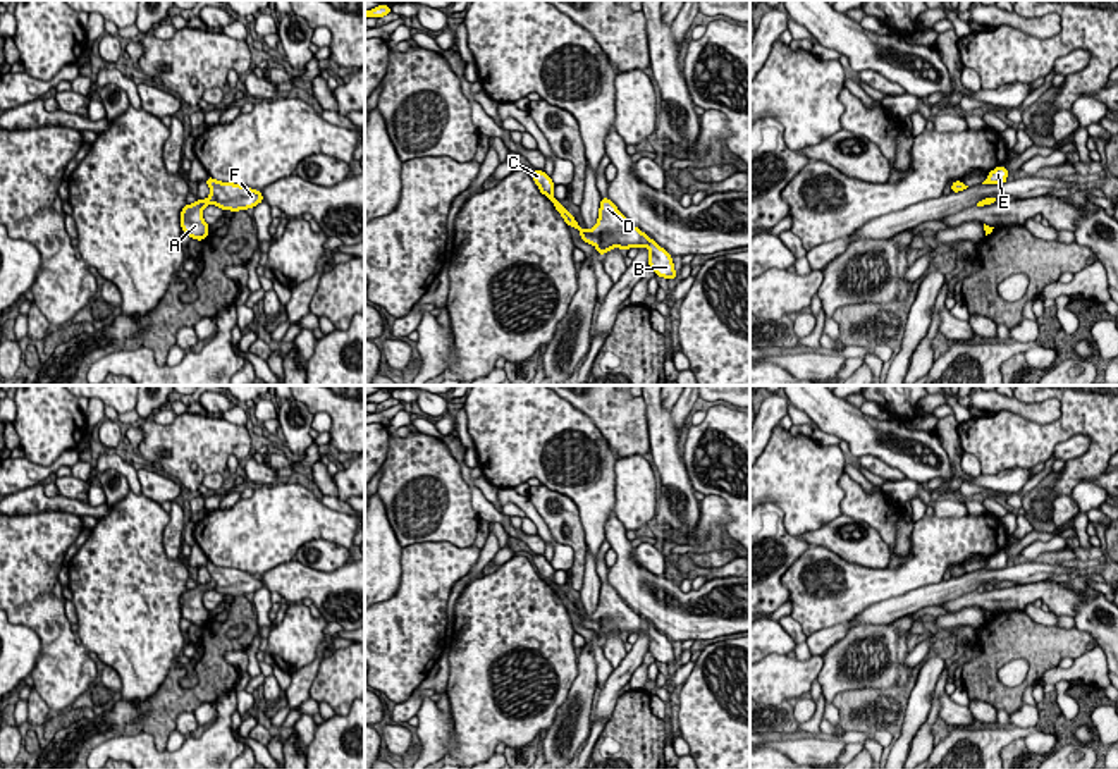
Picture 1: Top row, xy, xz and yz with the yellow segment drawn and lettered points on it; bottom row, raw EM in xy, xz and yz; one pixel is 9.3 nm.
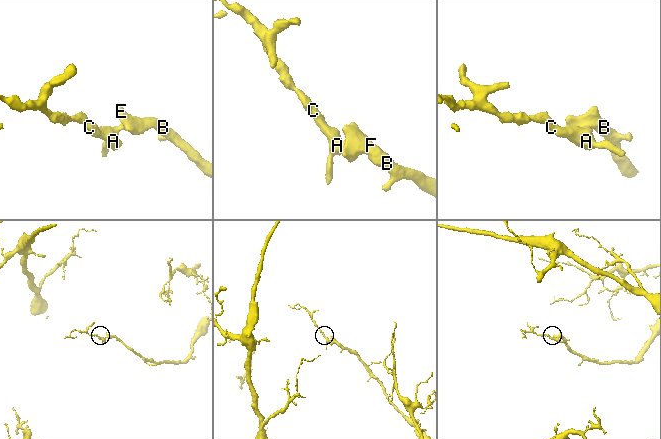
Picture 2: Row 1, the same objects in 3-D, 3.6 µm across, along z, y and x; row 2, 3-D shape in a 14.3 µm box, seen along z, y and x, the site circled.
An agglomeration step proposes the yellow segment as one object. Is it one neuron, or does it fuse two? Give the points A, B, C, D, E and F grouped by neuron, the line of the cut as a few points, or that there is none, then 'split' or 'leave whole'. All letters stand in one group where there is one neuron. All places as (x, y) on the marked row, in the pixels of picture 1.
groups A B C D E F; cut none; leave whole

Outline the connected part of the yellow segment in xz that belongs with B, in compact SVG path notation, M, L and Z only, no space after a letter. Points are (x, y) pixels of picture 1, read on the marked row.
M533 169L531 177L540 193L554 203L564 222L580 231L581 241L597 248L599 256L612 248L621 248L626 251L628 248L640 249L642 246L647 246L650 253L648 267L655 272L655 275L666 277L667 280L676 280L671 255L654 239L648 239L645 232L635 227L609 198L600 200L599 220L592 231L587 231L581 229L574 217L554 198L552 191L556 184L544 170Z

